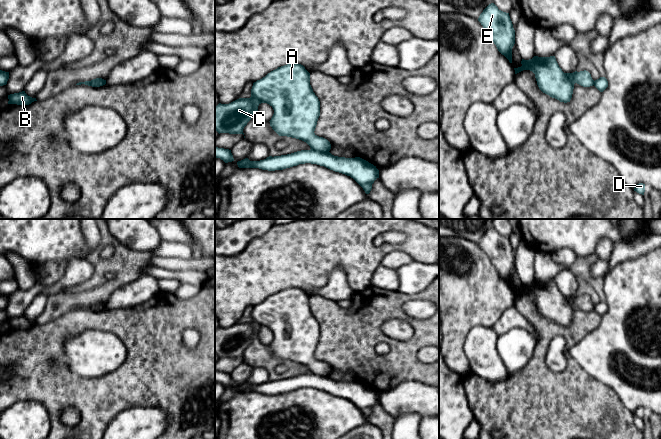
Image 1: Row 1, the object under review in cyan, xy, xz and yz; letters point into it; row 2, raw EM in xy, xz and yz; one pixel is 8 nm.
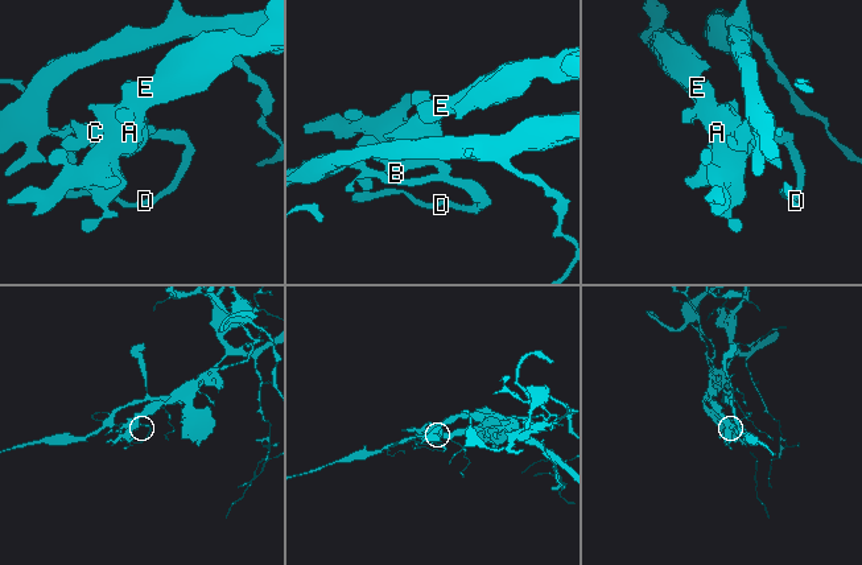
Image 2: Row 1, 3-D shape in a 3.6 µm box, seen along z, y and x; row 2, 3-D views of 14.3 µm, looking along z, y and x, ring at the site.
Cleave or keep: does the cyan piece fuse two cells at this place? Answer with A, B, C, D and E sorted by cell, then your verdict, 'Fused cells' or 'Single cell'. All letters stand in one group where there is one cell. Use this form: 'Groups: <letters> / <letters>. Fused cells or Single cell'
Groups: A B C E / D. Fused cells

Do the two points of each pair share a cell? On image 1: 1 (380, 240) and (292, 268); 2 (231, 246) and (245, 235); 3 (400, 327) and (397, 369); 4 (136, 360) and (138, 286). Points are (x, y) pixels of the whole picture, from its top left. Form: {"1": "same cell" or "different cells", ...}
{"1": "different cells", "2": "same cell", "3": "different cells", "4": "different cells"}

